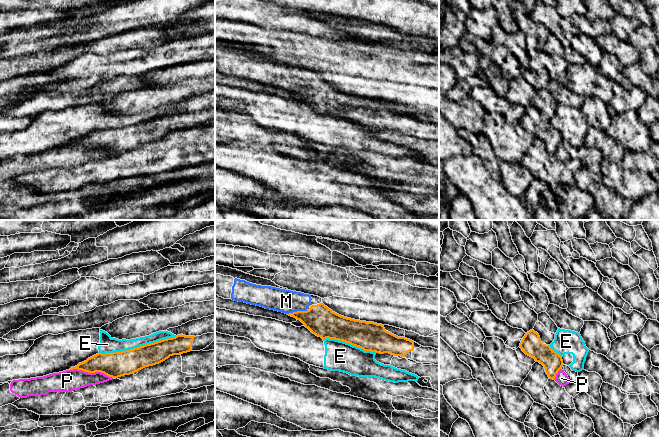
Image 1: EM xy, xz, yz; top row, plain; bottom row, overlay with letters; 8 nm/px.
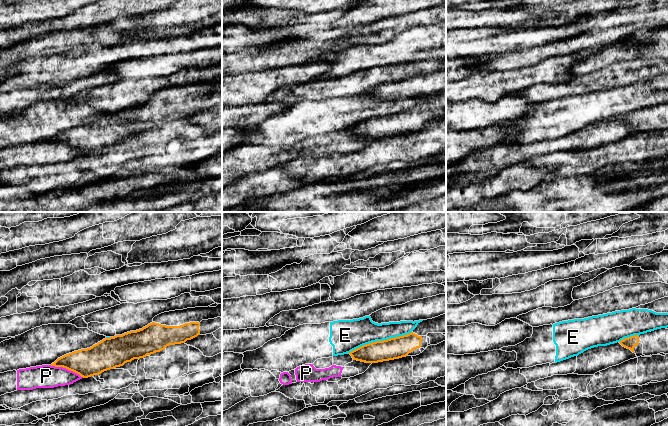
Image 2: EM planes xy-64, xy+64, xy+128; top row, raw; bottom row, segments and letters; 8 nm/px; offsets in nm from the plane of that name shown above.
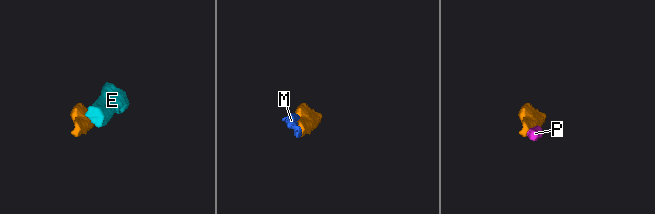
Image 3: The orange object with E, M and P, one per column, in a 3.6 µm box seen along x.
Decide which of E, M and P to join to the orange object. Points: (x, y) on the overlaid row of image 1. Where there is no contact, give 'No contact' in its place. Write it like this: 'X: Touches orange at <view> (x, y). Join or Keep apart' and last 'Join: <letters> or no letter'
E: Touches orange at xy (138, 347). Keep apart
M: Touches orange at xz (297, 311). Join
P: Touches orange at xy (91, 372). Keep apart
Join: M

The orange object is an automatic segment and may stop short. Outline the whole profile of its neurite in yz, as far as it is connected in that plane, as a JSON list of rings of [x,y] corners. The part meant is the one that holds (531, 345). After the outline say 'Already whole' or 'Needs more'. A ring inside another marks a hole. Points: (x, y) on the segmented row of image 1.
[[[534,330],[527,332],[519,347],[526,355],[544,366],[550,379],[555,379],[556,374],[563,366],[562,357],[553,351],[549,345],[543,344],[537,332]]]. Already whole

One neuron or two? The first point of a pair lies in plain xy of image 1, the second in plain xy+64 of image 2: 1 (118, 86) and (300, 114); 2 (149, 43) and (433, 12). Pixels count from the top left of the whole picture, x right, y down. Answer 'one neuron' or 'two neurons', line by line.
1: two neurons
2: one neuron

